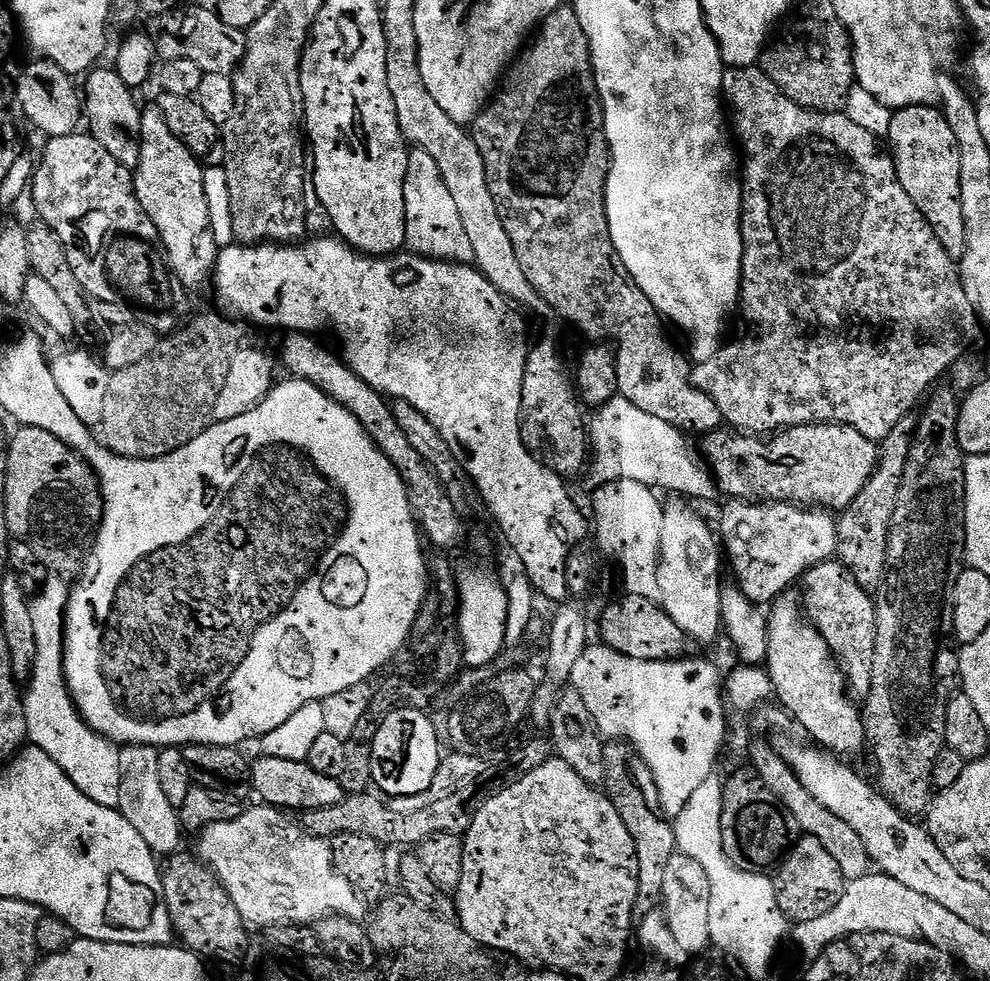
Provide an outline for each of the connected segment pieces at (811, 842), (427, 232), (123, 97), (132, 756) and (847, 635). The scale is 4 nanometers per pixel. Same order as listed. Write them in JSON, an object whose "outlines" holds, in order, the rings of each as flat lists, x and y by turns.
{"outlines":[[[801,835,788,849,787,856,779,865,774,883,778,906,784,915,789,921,797,920,803,925,814,918,822,918,822,914,838,906,838,898,842,898,846,881,838,862,834,862,834,857,826,850,826,846,822,846,818,838]],[[419,150,408,153,408,169,404,179,404,197,406,198,406,245,409,253,417,256,426,256,433,260,446,260,453,264,472,264,474,261,474,250,470,247,470,237,466,235,462,227,462,218,458,215,458,205,454,203,454,197,450,190,446,190,446,182,442,182,442,170,430,154]],[[96,66,87,73,88,81,82,84,82,116,87,131,114,159,129,170,134,170,140,161,140,113,141,105,136,105,133,89,118,78,115,67]],[[129,744,120,748,120,807,118,811,124,815,126,822,142,834,142,842,150,846,150,850,158,858,168,858,179,853,180,813,166,799,162,791,162,777,158,774,159,751,147,748,144,744]],[[833,558,814,566,802,577,802,608,811,627,828,643,836,663,844,674,846,687,853,697,870,694,870,678,874,674,876,645,876,602,873,593,862,590,839,560]]]}

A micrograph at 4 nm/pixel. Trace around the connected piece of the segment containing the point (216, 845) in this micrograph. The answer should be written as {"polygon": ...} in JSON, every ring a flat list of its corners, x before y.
{"polygon":[[259,806,241,811,238,818,230,822,218,822,199,833,199,859,219,878,221,886,230,894,238,914,249,925,302,924,315,925,316,921,327,916,347,916,359,921,366,908,360,895,336,873,332,865,332,849,327,839,309,835,303,827,291,828,284,824,285,813,279,808]]}

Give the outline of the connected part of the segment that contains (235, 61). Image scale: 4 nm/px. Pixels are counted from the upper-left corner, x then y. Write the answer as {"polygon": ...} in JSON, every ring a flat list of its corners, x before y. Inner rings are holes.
{"polygon":[[211,7,196,8,193,12,180,11,153,16,147,21,146,35,152,41,157,57,164,62,198,62,204,74,232,76,246,54,248,38,245,29,226,26,226,22,222,22,222,18]]}

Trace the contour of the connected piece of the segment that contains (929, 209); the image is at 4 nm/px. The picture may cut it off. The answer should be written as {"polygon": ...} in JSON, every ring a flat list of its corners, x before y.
{"polygon":[[913,104,910,108,893,111,886,140,892,143,890,155,896,164,902,190,910,194,910,202,914,202,926,222,930,222,930,230,934,230,938,242,942,242,946,254,959,262,966,250,966,218,962,216,962,158,958,150,958,138,954,138,954,130,950,130,950,122,946,122,939,107]]}

